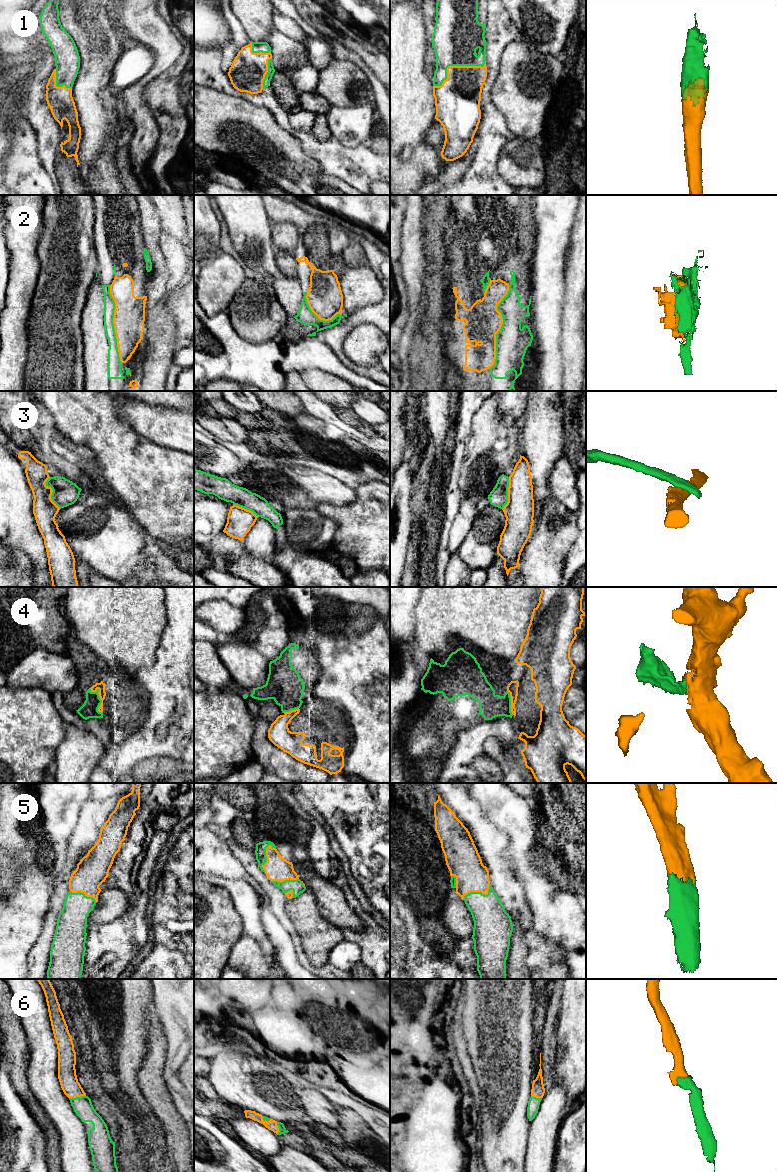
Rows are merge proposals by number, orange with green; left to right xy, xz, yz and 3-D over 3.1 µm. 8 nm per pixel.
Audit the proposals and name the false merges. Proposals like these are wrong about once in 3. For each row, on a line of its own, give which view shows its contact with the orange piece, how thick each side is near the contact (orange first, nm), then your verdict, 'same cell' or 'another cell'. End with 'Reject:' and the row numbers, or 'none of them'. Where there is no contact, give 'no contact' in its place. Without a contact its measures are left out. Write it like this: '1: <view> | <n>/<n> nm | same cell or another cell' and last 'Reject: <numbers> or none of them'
1: yz | 340/380 nm | same cell
2: yz | 280/260 nm | another cell
3: xy | 190/200 nm | another cell
4: xy | 60/140 nm | same cell
5: xz | 200/90 nm | same cell
6: xy | 150/150 nm | same cell
Reject: 2, 3

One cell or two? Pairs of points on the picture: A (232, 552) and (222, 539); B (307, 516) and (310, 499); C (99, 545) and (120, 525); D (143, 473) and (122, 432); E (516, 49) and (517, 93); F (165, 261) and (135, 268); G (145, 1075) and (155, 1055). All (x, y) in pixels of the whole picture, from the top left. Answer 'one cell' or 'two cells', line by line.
A: one cell
B: two cells
C: one cell
D: one cell
E: one cell
F: two cells
G: one cell

